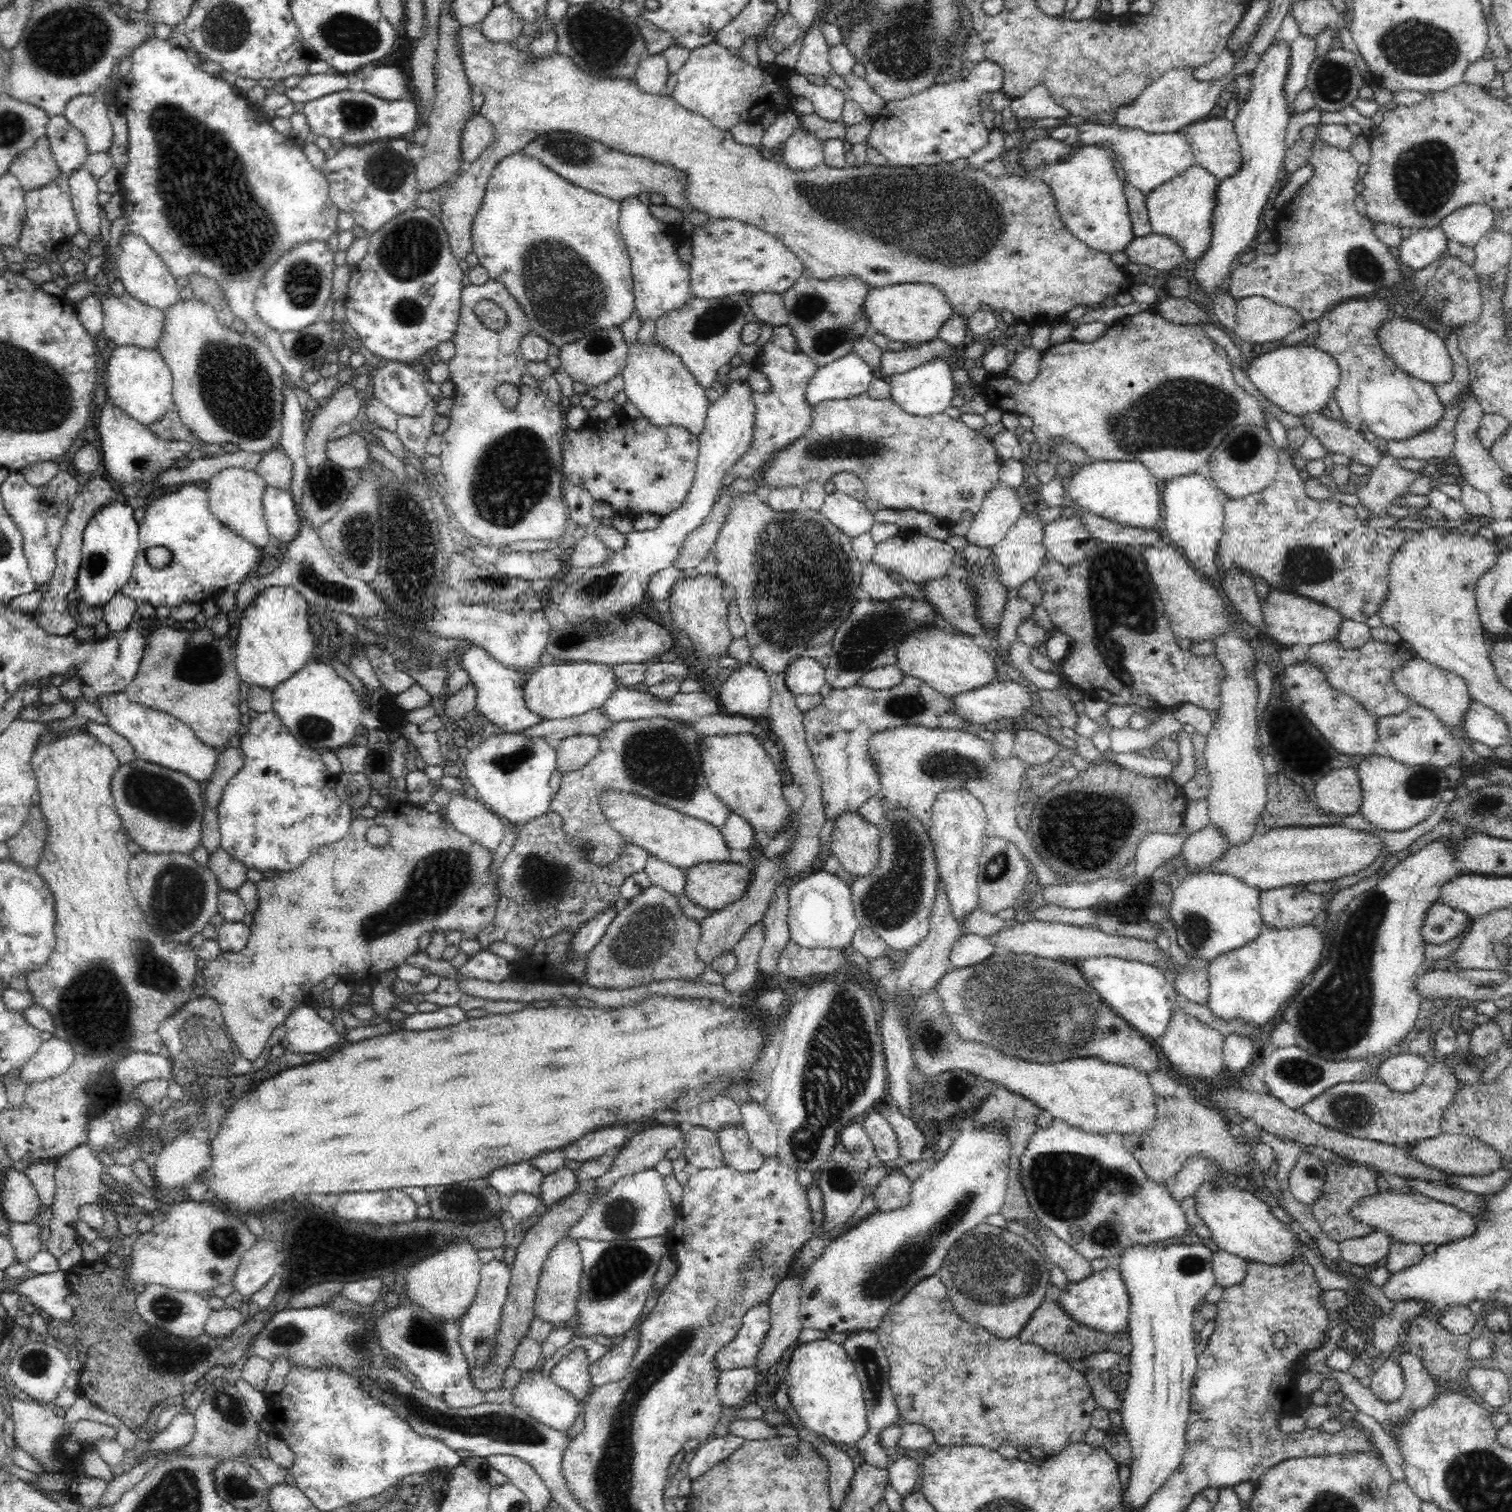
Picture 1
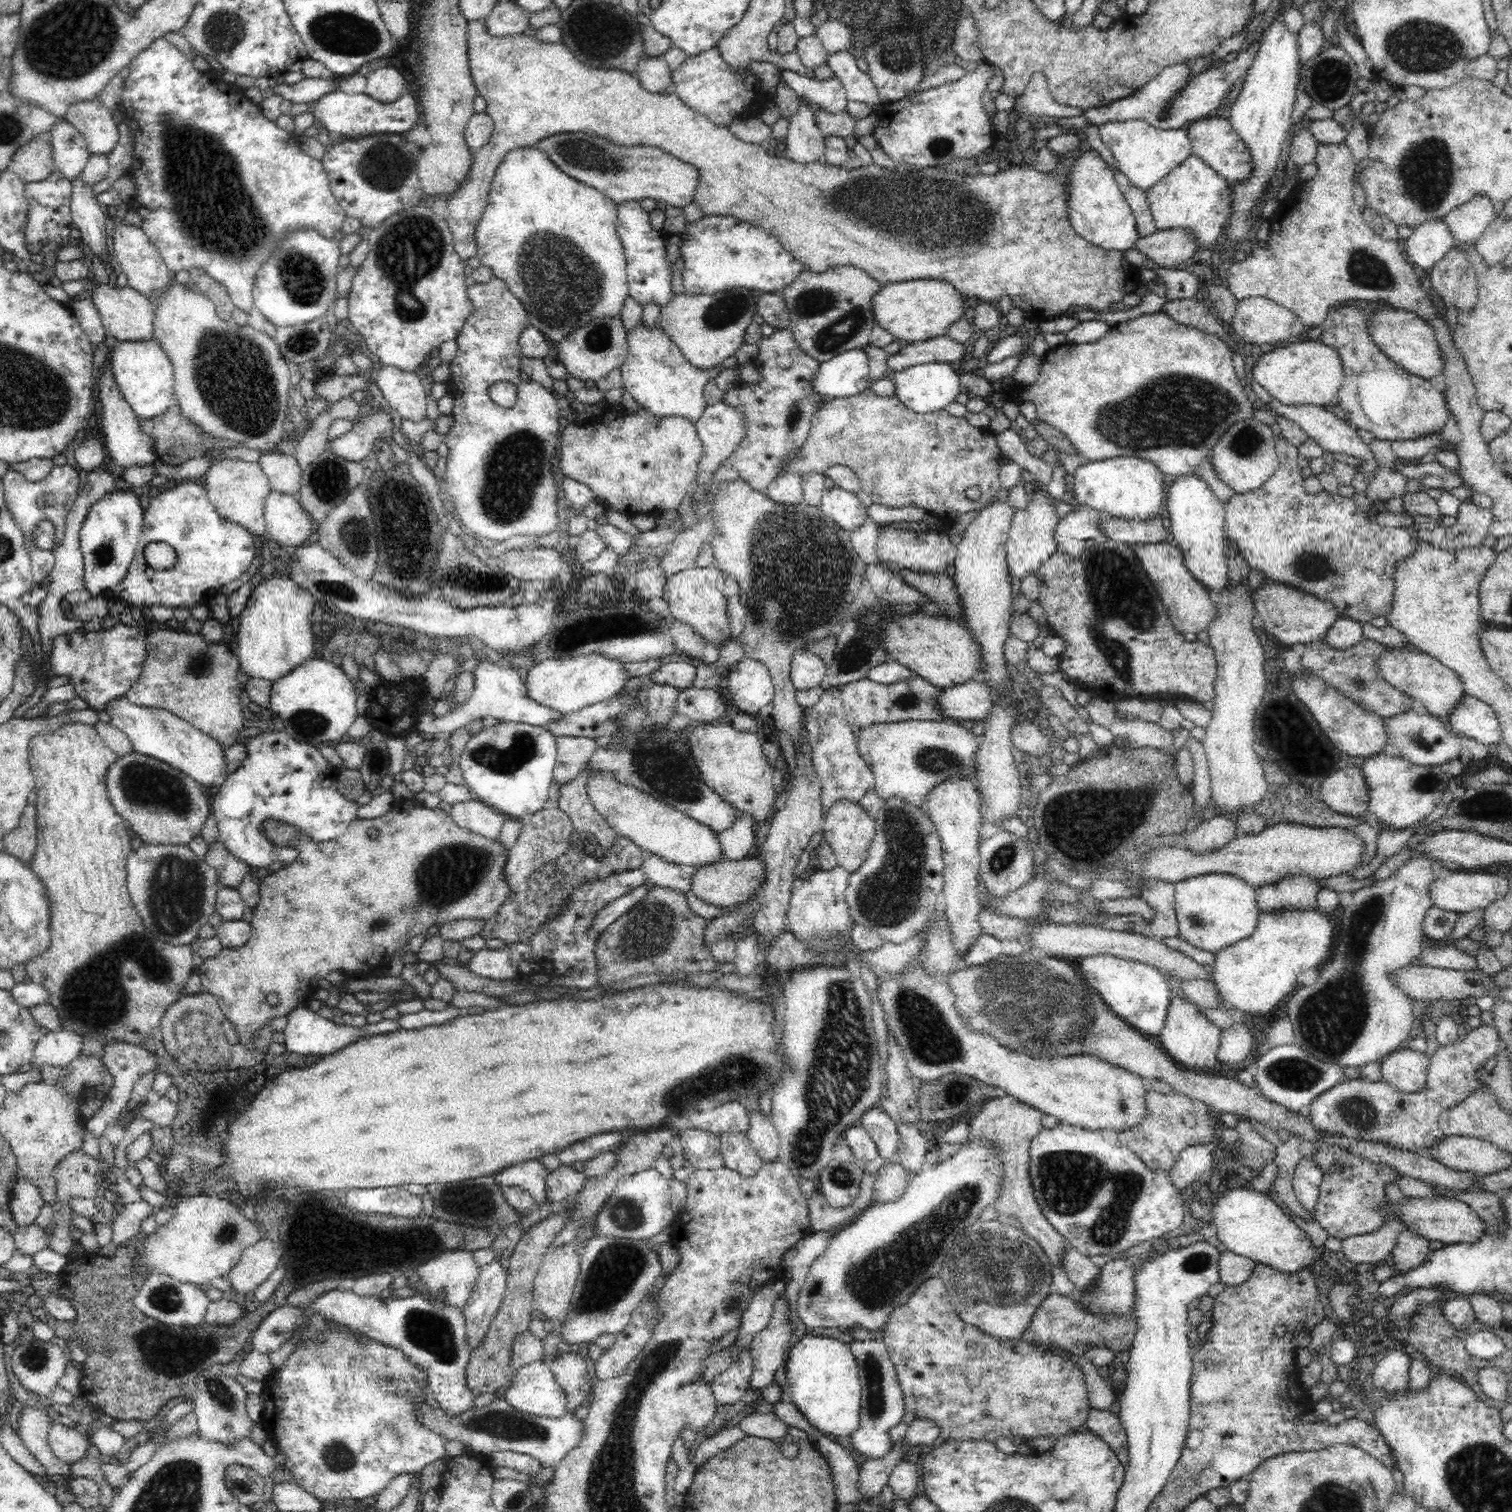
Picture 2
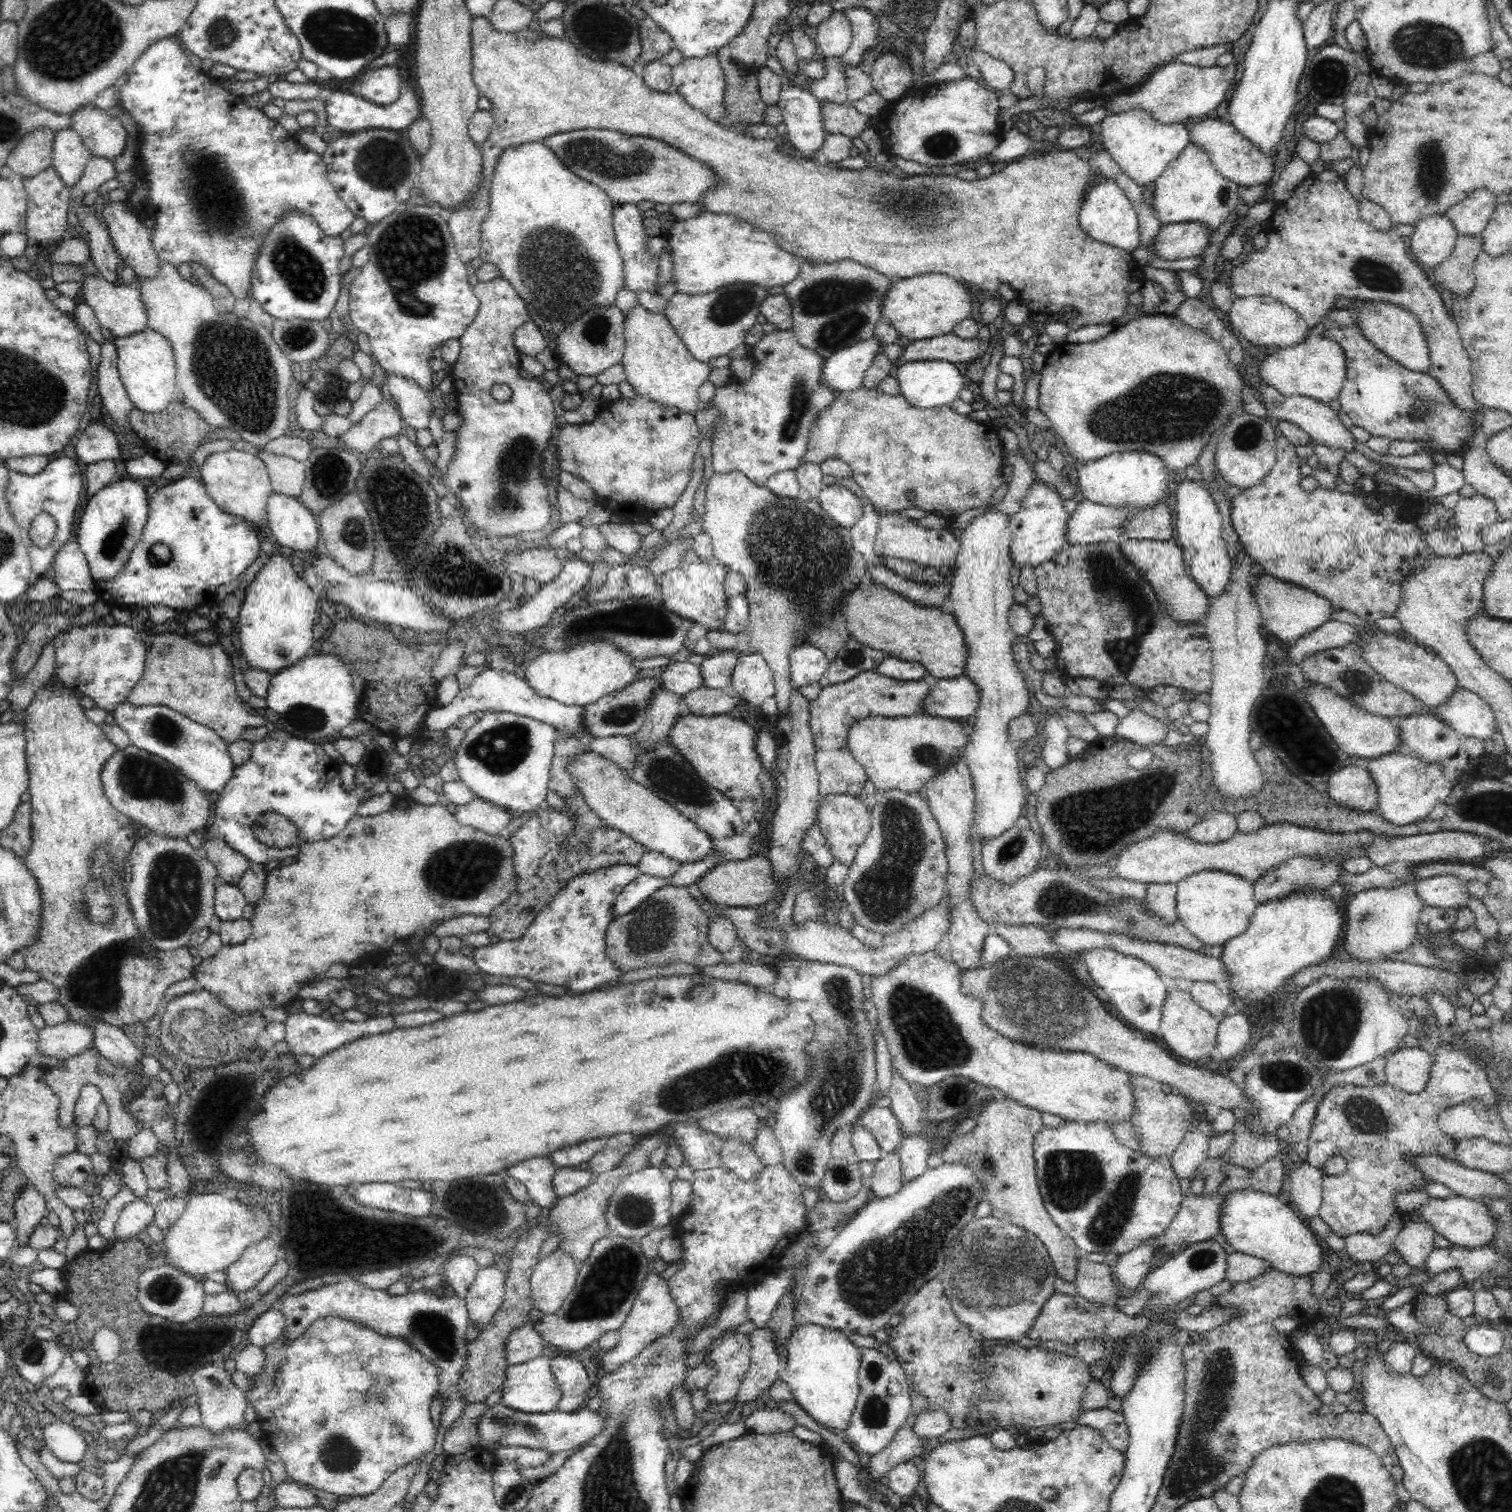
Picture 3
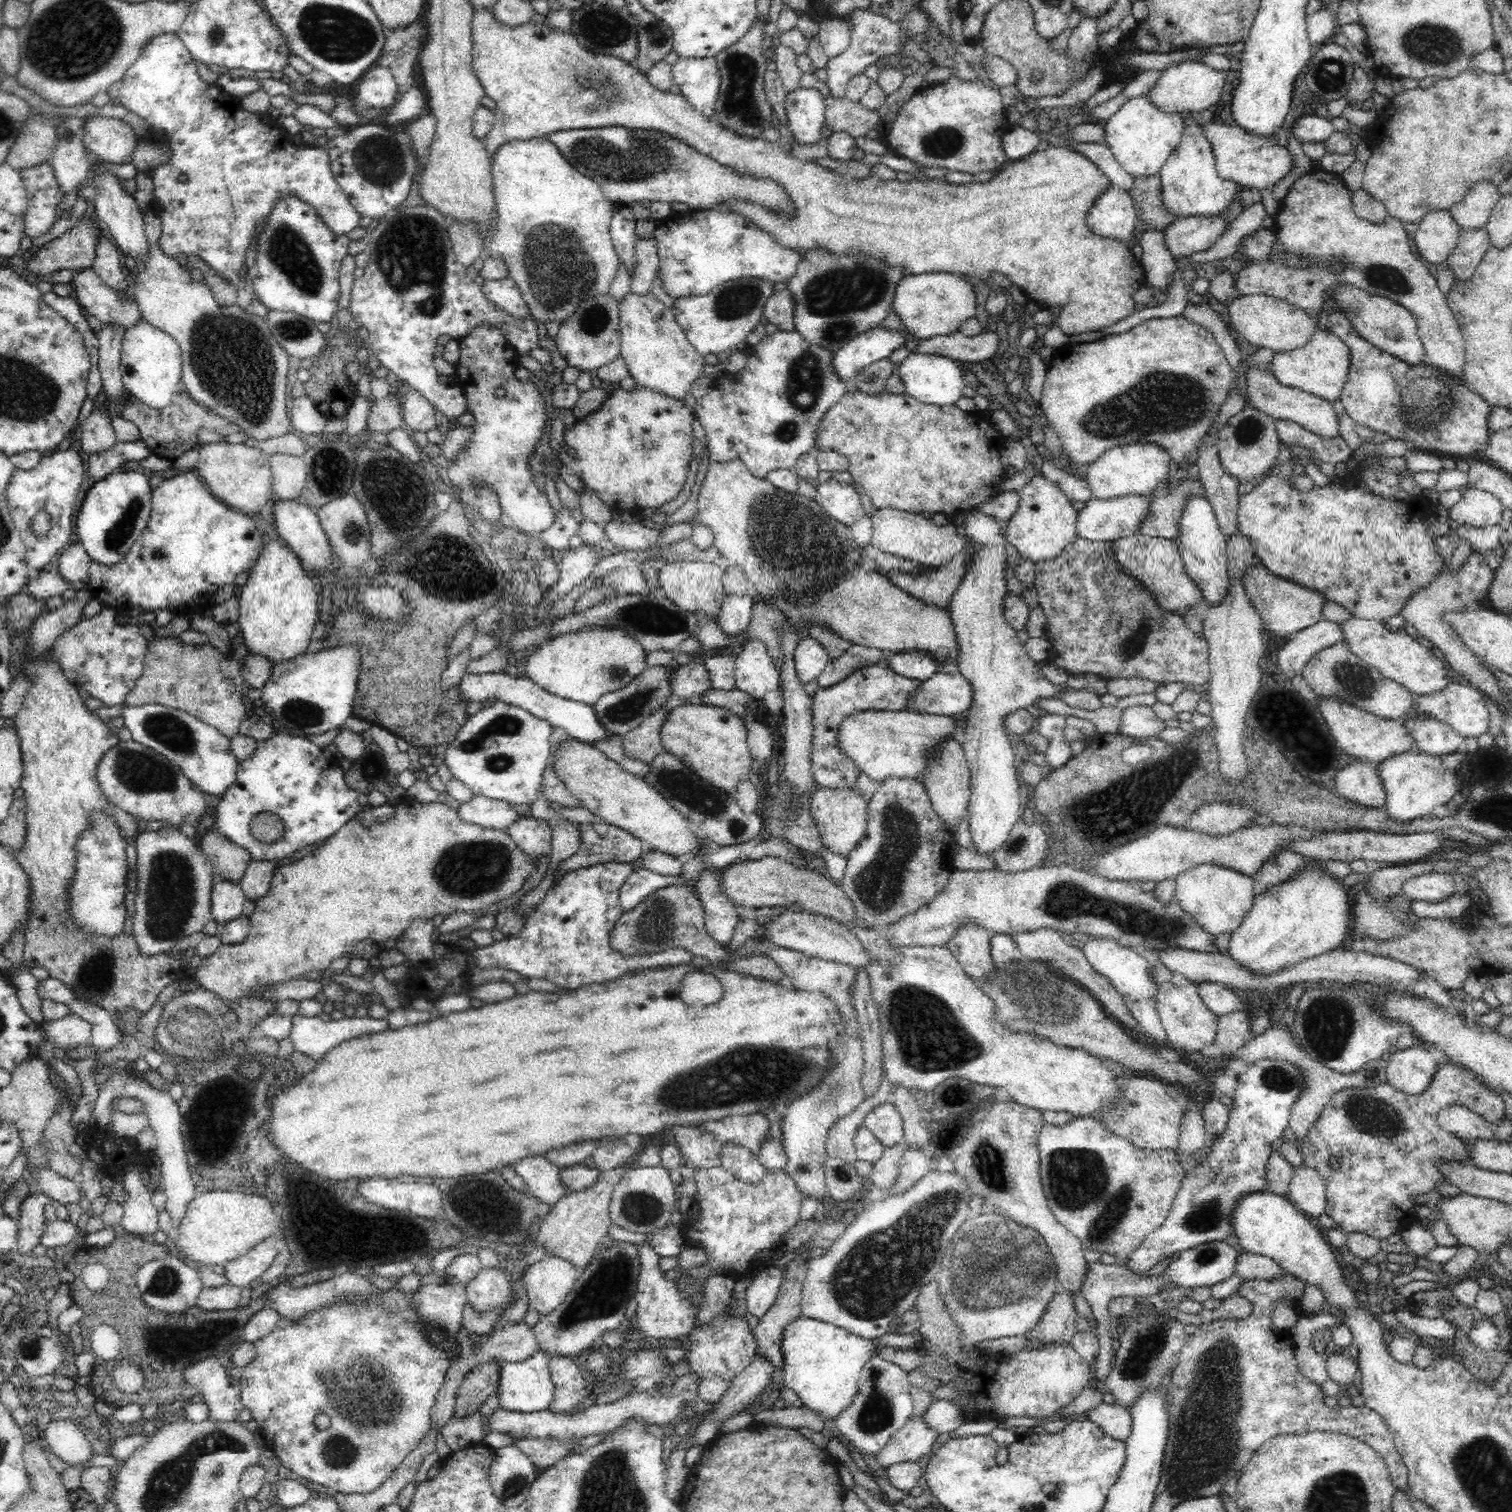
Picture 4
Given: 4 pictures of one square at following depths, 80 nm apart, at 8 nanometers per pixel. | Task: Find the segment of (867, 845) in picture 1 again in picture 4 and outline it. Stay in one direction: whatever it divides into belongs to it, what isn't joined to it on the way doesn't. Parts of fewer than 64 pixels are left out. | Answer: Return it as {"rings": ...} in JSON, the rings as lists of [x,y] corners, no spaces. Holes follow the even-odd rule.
{"rings":[[[818,785],[810,798],[810,813],[823,838],[826,848],[847,860],[855,846],[863,839],[867,829],[867,803],[856,789],[820,789]]]}

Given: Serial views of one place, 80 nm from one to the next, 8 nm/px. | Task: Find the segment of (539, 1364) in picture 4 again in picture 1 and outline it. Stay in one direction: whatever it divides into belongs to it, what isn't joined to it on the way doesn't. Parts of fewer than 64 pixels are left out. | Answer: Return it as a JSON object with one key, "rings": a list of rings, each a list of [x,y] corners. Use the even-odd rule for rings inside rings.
{"rings":[[[536,1370],[535,1375],[524,1372],[522,1379],[516,1385],[516,1392],[511,1402],[519,1406],[528,1416],[534,1418],[536,1421],[550,1427],[556,1431],[568,1431],[574,1424],[576,1418],[584,1414],[584,1401],[578,1400],[572,1396],[571,1392],[564,1390],[552,1383],[549,1373],[542,1373]]]}

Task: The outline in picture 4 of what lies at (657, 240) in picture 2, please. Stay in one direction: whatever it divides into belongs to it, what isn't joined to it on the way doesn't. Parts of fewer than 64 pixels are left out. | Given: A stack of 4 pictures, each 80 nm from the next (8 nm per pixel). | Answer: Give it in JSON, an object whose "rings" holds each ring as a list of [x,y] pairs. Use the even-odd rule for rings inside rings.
{"rings":[[[622,205],[620,210],[613,212],[610,234],[619,259],[624,264],[630,282],[638,267],[635,244],[640,239],[635,233],[636,218],[631,205]]]}

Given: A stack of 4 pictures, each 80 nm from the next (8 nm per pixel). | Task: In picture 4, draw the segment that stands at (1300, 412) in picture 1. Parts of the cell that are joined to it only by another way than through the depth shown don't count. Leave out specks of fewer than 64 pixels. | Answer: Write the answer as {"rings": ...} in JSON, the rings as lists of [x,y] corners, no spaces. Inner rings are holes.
{"rings":[[[1321,326],[1302,348],[1275,353],[1268,365],[1268,371],[1270,375],[1274,375],[1280,385],[1313,394],[1332,403],[1340,398],[1349,366],[1348,345]]]}

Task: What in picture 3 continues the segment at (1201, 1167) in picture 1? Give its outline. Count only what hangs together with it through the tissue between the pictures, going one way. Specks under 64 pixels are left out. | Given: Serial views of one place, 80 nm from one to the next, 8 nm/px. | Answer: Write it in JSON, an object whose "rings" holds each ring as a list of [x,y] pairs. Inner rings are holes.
{"rings":[[[1197,1127],[1194,1128],[1194,1132],[1188,1132],[1184,1136],[1182,1144],[1170,1158],[1172,1171],[1178,1181],[1193,1179],[1199,1173],[1198,1168],[1209,1157],[1210,1144],[1209,1139]]]}

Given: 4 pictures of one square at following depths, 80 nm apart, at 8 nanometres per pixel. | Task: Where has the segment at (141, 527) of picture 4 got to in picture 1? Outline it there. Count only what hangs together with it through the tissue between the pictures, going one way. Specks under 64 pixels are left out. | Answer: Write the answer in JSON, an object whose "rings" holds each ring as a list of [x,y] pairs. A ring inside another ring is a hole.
{"rings":[[[120,499],[110,504],[104,505],[96,516],[92,517],[90,524],[84,530],[83,548],[81,552],[81,564],[77,572],[75,592],[79,595],[78,603],[86,605],[86,607],[103,608],[106,602],[110,602],[116,594],[122,591],[130,584],[132,578],[132,570],[137,560],[137,552],[139,550],[139,527],[134,520],[132,508],[121,502]]]}

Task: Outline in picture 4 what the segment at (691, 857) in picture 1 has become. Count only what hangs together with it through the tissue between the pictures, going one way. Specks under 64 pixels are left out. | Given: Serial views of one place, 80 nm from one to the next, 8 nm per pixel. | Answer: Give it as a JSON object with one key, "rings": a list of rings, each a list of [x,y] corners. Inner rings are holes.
{"rings":[[[576,739],[562,741],[555,752],[556,774],[568,790],[599,820],[614,825],[644,842],[654,851],[668,856],[700,854],[703,844],[688,827],[688,820],[668,800],[665,800],[652,785],[608,759],[592,745],[581,744]]]}

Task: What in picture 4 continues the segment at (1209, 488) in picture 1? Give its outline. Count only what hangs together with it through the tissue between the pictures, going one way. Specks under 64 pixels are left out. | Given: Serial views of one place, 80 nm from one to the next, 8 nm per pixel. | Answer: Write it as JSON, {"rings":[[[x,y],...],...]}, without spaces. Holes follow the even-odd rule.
{"rings":[[[1195,494],[1186,496],[1182,510],[1176,543],[1180,549],[1180,555],[1182,555],[1183,567],[1198,589],[1202,591],[1204,601],[1209,602],[1209,606],[1212,607],[1216,605],[1216,602],[1222,601],[1229,590],[1228,550],[1226,547],[1228,539],[1223,536],[1218,518],[1214,514],[1214,508],[1204,496]]]}

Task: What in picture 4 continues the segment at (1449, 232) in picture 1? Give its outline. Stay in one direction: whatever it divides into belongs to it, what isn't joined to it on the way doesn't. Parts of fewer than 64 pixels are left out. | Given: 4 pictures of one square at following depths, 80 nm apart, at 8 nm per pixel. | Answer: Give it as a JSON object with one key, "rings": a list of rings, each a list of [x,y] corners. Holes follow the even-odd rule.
{"rings":[[[1480,182],[1470,188],[1462,202],[1453,204],[1448,210],[1461,229],[1478,230],[1486,226],[1498,201],[1498,190],[1492,182]]]}

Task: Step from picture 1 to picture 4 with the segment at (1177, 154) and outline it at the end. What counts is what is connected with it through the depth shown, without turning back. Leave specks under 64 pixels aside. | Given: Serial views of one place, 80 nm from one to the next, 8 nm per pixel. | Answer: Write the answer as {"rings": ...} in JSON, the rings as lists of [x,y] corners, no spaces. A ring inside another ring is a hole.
{"rings":[[[1142,95],[1128,100],[1116,114],[1102,123],[1104,144],[1128,175],[1134,179],[1148,178],[1160,174],[1168,157],[1181,143],[1185,124],[1181,116],[1163,114]]]}

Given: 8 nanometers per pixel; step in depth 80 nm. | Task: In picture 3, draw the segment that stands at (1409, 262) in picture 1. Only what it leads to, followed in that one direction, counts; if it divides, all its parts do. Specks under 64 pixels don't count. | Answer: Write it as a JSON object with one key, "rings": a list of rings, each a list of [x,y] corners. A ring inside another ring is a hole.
{"rings":[[[1432,215],[1423,218],[1414,228],[1410,237],[1410,254],[1414,254],[1415,262],[1431,269],[1444,262],[1452,252],[1457,239],[1456,229],[1450,219],[1444,215]]]}

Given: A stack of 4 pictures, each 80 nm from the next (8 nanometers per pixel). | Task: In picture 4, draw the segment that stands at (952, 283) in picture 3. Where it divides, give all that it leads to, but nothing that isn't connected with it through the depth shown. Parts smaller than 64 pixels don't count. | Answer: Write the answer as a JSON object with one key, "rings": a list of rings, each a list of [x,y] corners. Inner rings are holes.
{"rings":[[[945,272],[906,275],[896,284],[891,310],[902,321],[900,328],[924,340],[958,331],[960,324],[976,314],[976,295],[972,283],[965,278]]]}

